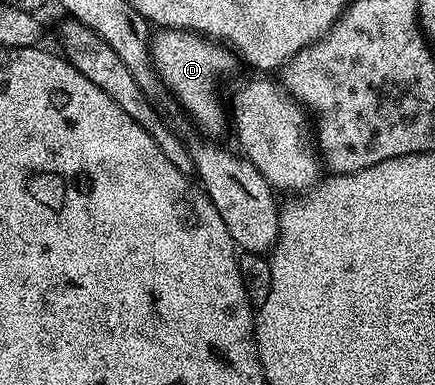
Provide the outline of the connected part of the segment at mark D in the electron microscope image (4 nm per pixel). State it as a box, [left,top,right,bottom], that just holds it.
[151,29,239,137]

